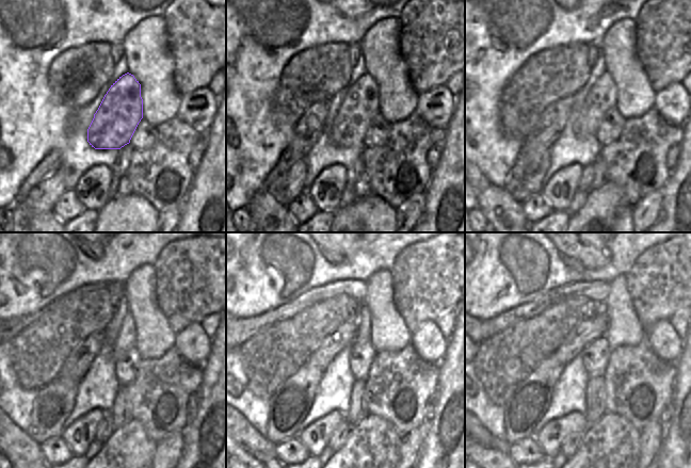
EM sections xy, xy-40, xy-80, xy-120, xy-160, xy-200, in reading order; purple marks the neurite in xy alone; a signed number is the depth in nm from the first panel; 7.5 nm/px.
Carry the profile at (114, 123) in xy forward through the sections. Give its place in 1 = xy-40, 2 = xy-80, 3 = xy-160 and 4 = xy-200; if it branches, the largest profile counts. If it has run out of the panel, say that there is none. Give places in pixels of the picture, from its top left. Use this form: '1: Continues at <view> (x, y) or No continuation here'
1: Continues at xy-40 (362, 102)
2: Continues at xy-80 (601, 97)
3: Continues at xy-160 (364, 333)
4: Continues at xy-200 (600, 306)

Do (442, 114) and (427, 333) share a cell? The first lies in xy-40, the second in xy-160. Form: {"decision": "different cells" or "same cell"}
{"decision": "same cell"}

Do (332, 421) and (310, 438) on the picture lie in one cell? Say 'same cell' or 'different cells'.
same cell

